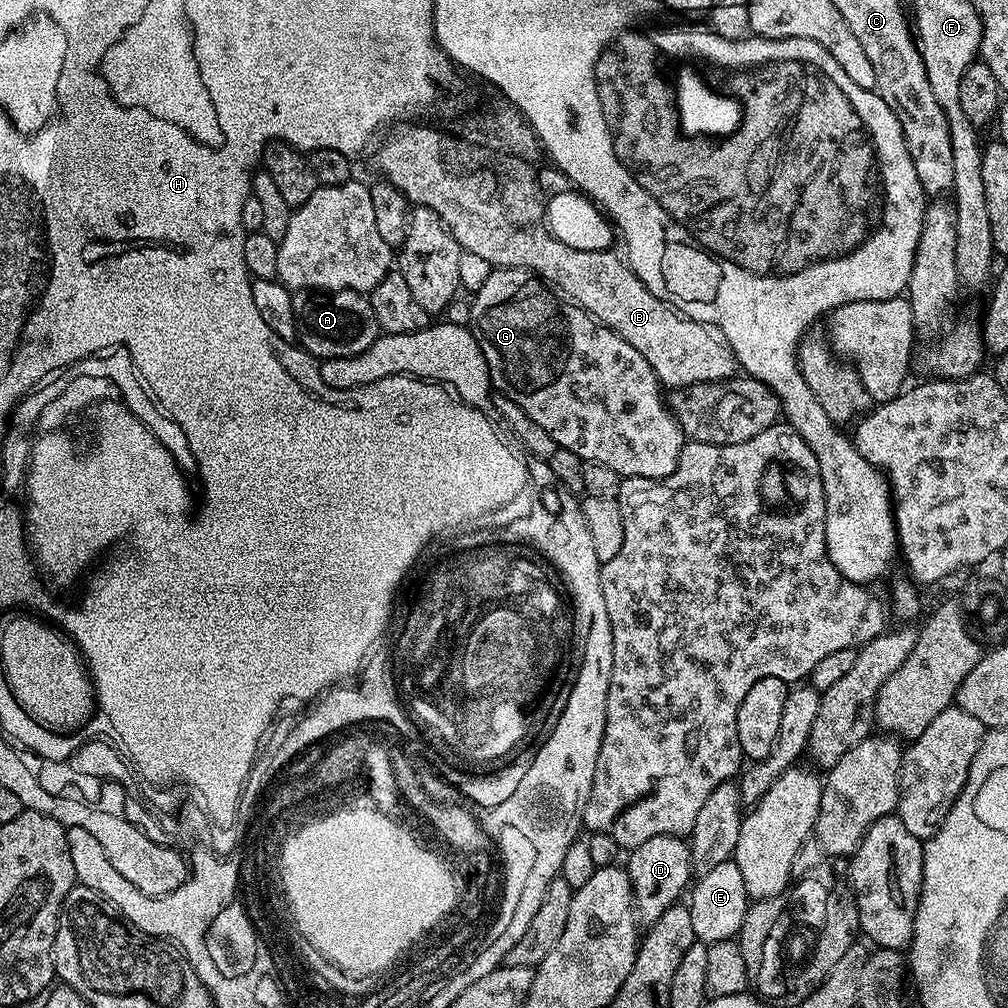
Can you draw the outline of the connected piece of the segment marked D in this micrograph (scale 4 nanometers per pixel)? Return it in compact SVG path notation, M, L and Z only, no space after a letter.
M655 836L650 838L650 842L642 842L642 846L627 853L626 871L632 883L636 918L641 925L647 926L658 922L664 911L683 897L680 895L683 894L684 887L685 892L689 887L694 873L688 846L689 841L678 836Z

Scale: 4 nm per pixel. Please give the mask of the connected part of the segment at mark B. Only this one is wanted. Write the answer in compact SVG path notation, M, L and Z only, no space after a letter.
M396 160L396 164L400 164L400 168L392 172L388 181L413 205L434 210L434 214L442 218L442 222L460 243L463 251L474 254L487 264L498 268L523 268L536 273L537 276L544 272L540 279L545 284L557 293L563 294L576 307L583 308L597 324L603 324L611 332L630 342L630 346L634 346L634 350L638 350L638 354L642 354L642 358L650 362L656 379L665 389L685 388L691 384L709 384L737 375L738 365L731 346L726 343L716 344L716 340L712 340L712 336L704 332L704 324L682 315L672 305L650 294L650 290L646 290L644 283L632 273L627 259L620 257L619 260L612 250L576 250L553 236L540 236L540 232L512 232L512 228L504 228L502 216L496 216L496 212L492 212L492 208L488 208L484 200L472 200L472 184L468 184L468 180L456 180L456 176L452 176L452 164L448 164L448 168L444 168L440 160Z

